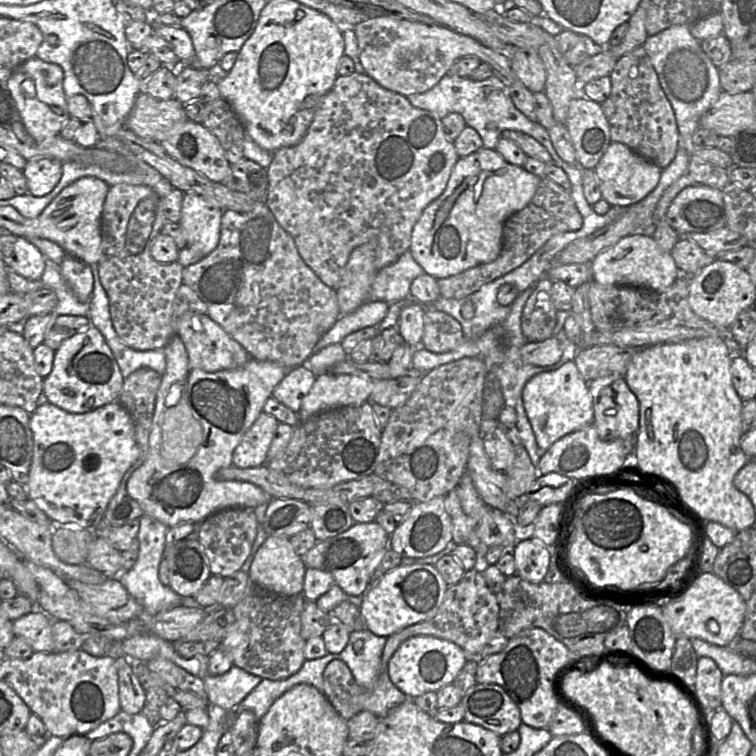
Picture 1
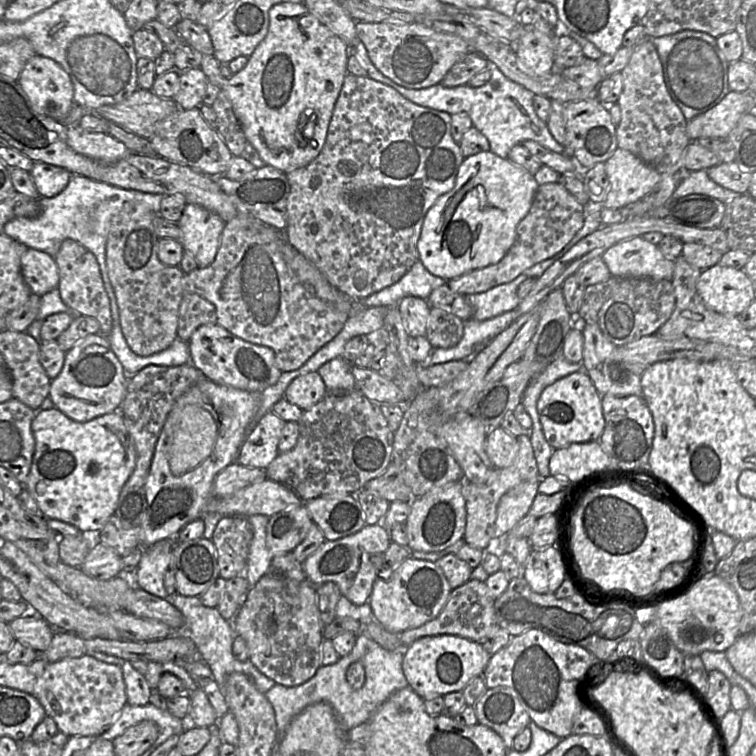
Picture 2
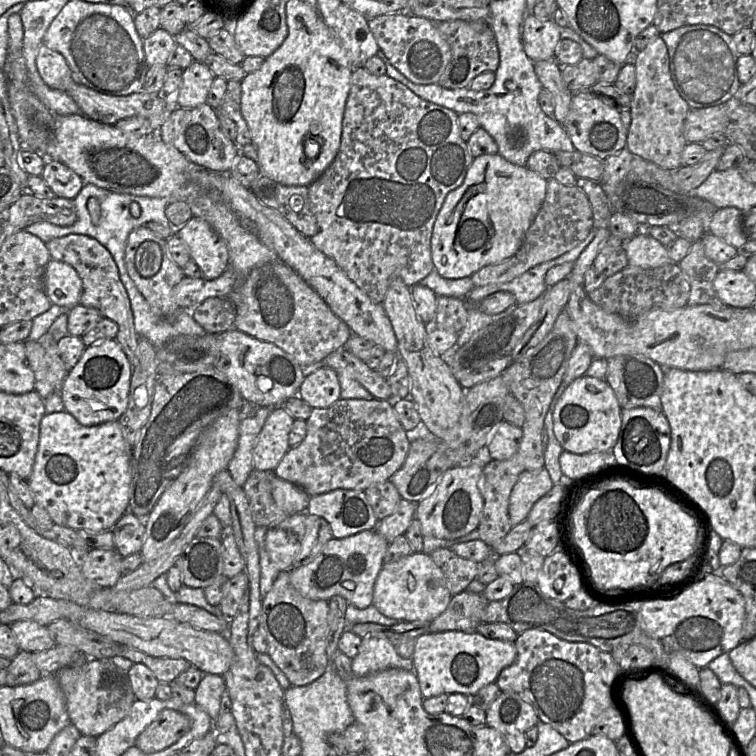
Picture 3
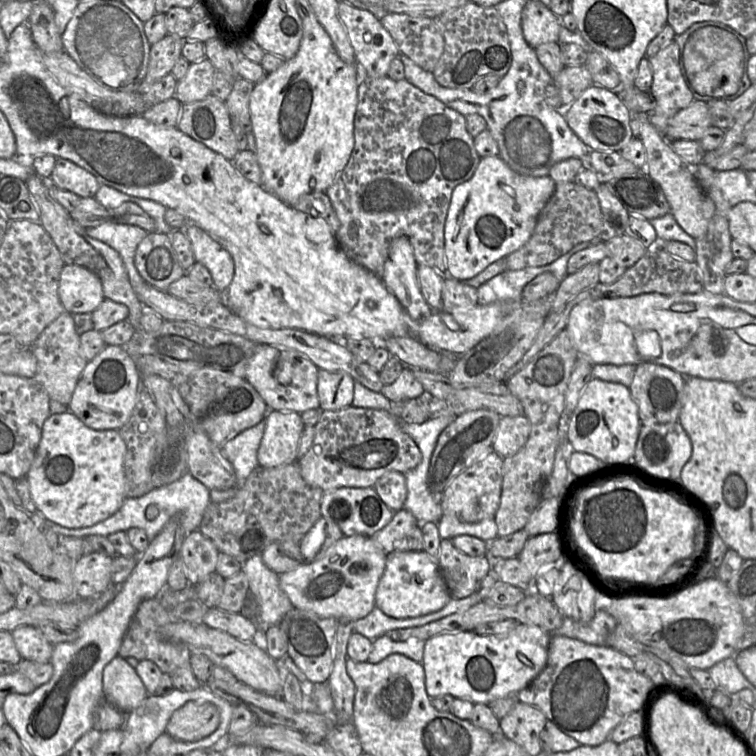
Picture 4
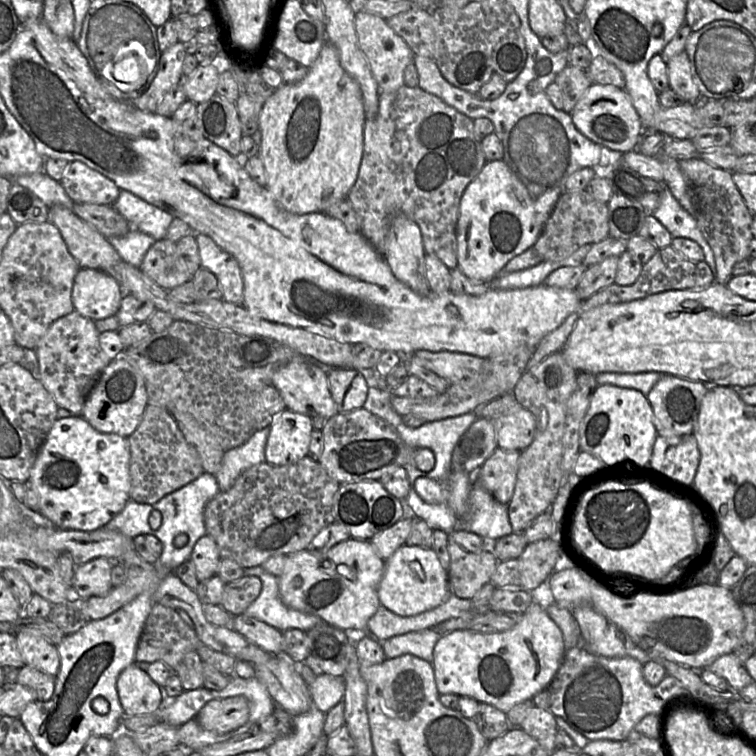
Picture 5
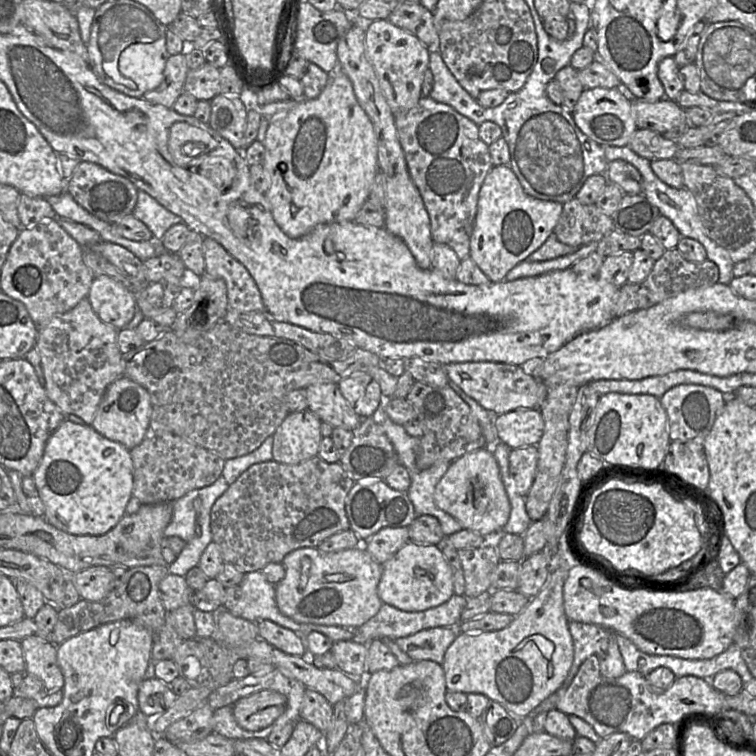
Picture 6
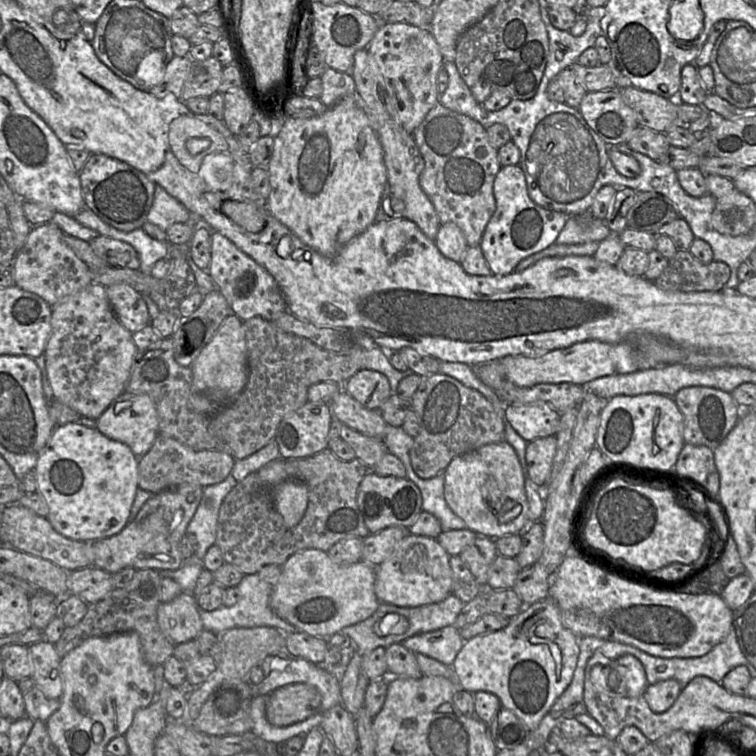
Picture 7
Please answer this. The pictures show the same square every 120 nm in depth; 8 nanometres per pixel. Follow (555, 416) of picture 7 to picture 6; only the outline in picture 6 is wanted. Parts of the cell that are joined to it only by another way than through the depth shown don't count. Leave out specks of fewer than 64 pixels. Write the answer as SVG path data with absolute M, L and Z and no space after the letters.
M517 409L498 414L495 427L499 441L511 449L536 446L544 431L544 420L539 409Z

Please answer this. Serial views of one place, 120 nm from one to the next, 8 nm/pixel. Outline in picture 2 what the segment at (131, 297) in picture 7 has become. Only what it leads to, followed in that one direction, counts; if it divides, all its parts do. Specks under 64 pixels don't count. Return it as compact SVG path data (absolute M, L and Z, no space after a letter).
M28 248L21 256L21 272L31 292L41 297L58 288L58 267L55 259L47 253Z

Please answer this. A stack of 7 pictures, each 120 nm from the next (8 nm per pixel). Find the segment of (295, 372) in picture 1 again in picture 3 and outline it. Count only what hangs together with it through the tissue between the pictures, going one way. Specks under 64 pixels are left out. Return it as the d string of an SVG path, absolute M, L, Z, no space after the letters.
M327 366L306 375L300 386L298 397L312 408L326 408L341 398L337 372Z

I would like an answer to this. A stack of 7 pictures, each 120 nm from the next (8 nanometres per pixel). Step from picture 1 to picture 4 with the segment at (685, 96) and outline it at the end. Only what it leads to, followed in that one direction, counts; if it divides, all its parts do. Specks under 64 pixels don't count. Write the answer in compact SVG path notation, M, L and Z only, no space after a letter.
M715 21L698 22L676 35L674 41L679 47L682 81L695 101L730 102L751 86L747 74L747 62L751 55L746 47L746 38L733 28Z

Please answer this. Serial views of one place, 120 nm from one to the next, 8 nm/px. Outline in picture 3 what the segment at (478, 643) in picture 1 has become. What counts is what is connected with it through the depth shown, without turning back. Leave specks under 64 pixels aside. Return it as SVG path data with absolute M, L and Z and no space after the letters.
M464 590L452 596L446 610L428 623L431 633L444 631L474 632L481 624L481 618L488 600L483 593Z

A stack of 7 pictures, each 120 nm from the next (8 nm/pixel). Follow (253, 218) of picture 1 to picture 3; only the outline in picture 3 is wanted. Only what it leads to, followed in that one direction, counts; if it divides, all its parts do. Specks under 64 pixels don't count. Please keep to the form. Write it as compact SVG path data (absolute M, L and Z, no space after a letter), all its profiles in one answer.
M275 260L272 262L264 263L261 265L258 265L254 267L246 276L243 276L241 274L236 273L234 270L232 270L230 267L228 267L222 275L220 275L218 278L215 279L206 279L206 278L190 278L190 277L184 277L173 289L173 297L176 301L176 303L180 306L180 308L183 308L183 310L191 310L195 306L199 305L203 301L205 301L208 298L213 297L225 297L230 299L236 308L236 319L235 319L235 327L237 330L240 330L241 332L244 332L250 336L253 336L259 340L266 341L269 343L272 343L282 350L284 350L286 353L292 355L298 363L303 367L307 368L307 366L311 364L316 364L319 362L323 362L324 359L331 353L338 351L345 347L349 337L351 336L352 332L350 328L347 326L347 324L342 321L340 318L338 318L331 309L327 306L327 304L323 301L323 299L290 267L285 265L281 260Z

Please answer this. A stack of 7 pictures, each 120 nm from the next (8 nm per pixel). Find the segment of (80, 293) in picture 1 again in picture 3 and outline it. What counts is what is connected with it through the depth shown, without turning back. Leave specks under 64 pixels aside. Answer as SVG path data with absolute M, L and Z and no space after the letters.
M70 234L64 237L54 238L47 243L47 247L52 259L69 264L77 271L79 277L81 278L82 293L80 296L79 305L95 308L99 310L104 318L108 318L117 323L119 330L115 340L122 347L130 363L134 362L137 354L139 336L134 327L134 317L129 296L120 279L118 267L111 253L96 239L81 234Z

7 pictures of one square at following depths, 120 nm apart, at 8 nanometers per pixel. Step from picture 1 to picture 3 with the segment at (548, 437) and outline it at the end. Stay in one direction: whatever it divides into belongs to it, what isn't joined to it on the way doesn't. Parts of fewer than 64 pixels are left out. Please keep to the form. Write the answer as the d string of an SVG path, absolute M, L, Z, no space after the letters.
M584 375L575 379L556 401L553 431L564 451L574 454L610 452L617 442L622 423L622 407L605 379Z

